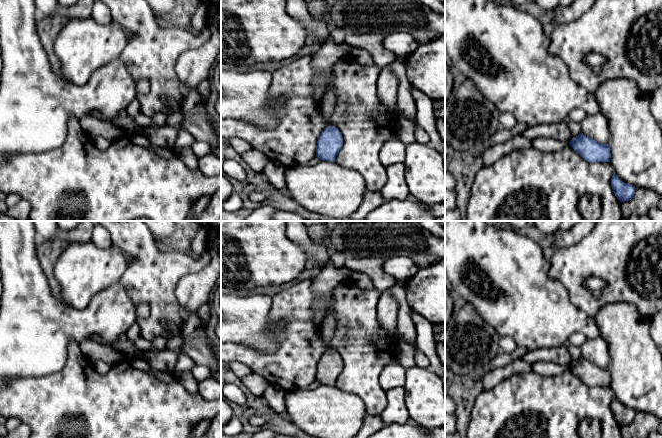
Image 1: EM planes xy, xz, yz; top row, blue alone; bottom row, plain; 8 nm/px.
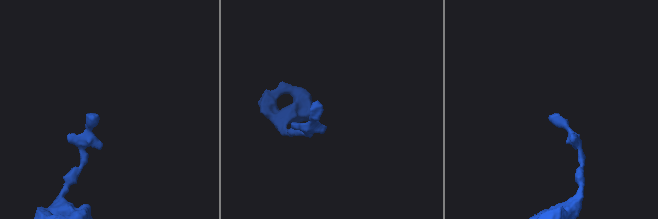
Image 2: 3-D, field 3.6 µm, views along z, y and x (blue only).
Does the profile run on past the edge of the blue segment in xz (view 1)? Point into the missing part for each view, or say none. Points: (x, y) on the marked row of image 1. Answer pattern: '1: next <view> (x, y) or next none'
1: next none

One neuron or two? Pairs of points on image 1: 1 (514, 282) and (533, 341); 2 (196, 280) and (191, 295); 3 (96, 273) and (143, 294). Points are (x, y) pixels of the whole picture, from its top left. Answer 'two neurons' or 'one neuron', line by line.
1: one neuron
2: one neuron
3: two neurons

